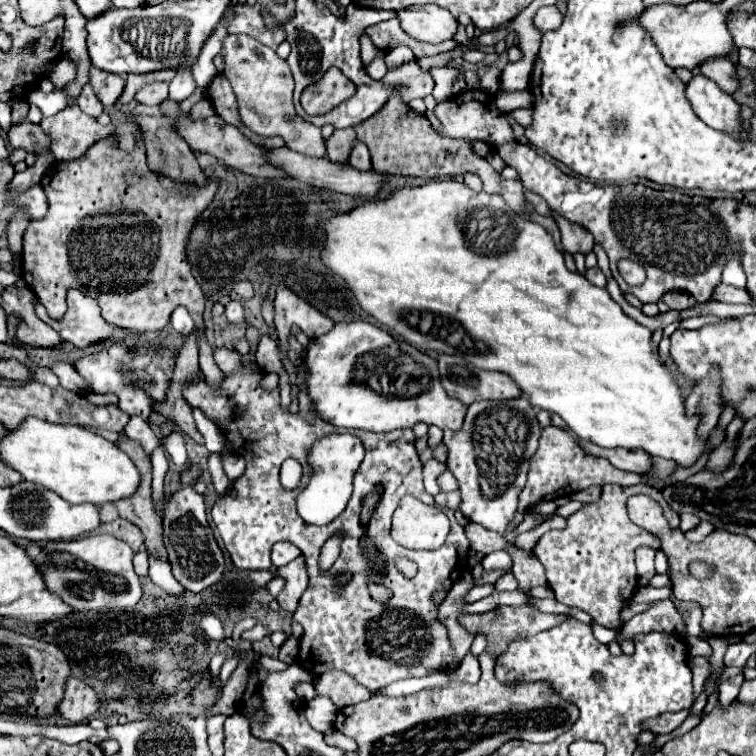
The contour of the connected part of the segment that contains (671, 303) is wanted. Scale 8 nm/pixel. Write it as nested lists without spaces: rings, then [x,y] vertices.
[[[670,292],[666,294],[666,304],[670,310],[686,310],[686,308],[692,308],[696,300],[692,300],[692,296],[682,292]]]

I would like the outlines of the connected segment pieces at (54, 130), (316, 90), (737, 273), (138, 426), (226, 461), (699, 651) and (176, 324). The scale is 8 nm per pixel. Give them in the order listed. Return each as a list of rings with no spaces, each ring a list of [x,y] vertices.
[[[68,106],[56,116],[42,118],[40,126],[52,140],[56,160],[82,158],[92,144],[114,132],[114,124],[100,126],[92,116],[82,114],[78,106]]]
[[[330,68],[326,76],[316,84],[304,90],[300,102],[308,114],[324,114],[336,108],[340,102],[348,100],[356,92],[356,86],[344,78],[336,68]]]
[[[736,248],[736,256],[732,256],[732,260],[728,260],[728,264],[724,266],[722,282],[738,288],[746,288],[746,274],[740,268],[740,248]]]
[[[132,418],[132,420],[128,422],[128,426],[126,426],[124,434],[126,434],[128,438],[138,440],[138,442],[142,444],[144,452],[146,452],[148,456],[150,456],[150,454],[152,454],[152,450],[160,444],[160,438],[158,438],[158,436],[154,436],[154,432],[152,432],[150,424],[148,424],[146,420],[142,420],[142,418]]]
[[[226,452],[226,454],[222,456],[222,466],[224,466],[226,476],[228,476],[232,482],[244,474],[244,458],[238,456],[238,454],[228,454],[228,452]]]
[[[688,638],[688,652],[692,656],[708,656],[712,654],[712,648],[708,642],[704,640],[698,640],[698,638]]]
[[[176,308],[174,314],[172,314],[172,328],[182,334],[182,336],[188,336],[194,332],[194,320],[190,318],[190,314],[184,310],[184,308]]]

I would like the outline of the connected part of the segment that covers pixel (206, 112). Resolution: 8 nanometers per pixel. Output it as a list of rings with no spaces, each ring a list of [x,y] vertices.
[[[203,99],[199,101],[198,104],[194,104],[194,108],[192,108],[192,112],[190,112],[192,120],[200,120],[200,118],[207,118],[215,114],[216,110],[214,110],[209,99]]]

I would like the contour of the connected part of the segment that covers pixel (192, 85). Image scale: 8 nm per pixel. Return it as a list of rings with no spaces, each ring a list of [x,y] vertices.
[[[180,70],[176,74],[176,78],[170,82],[170,92],[168,92],[168,100],[184,100],[188,98],[192,92],[196,90],[196,82],[192,80],[190,70]]]

